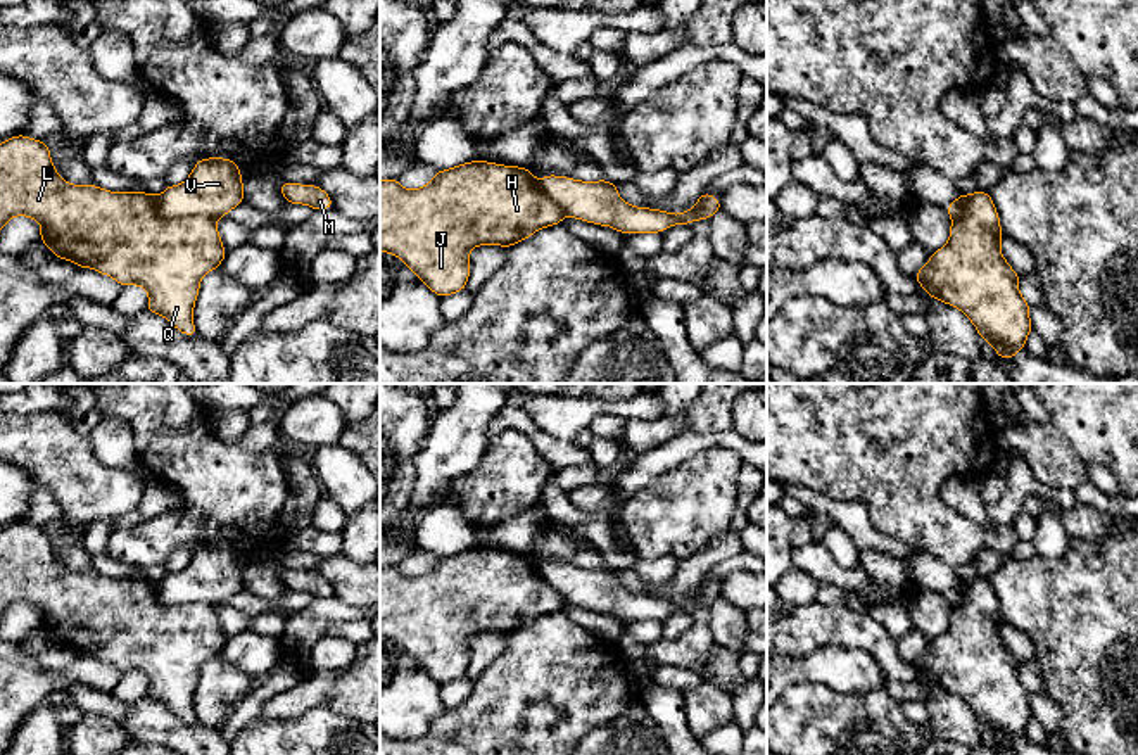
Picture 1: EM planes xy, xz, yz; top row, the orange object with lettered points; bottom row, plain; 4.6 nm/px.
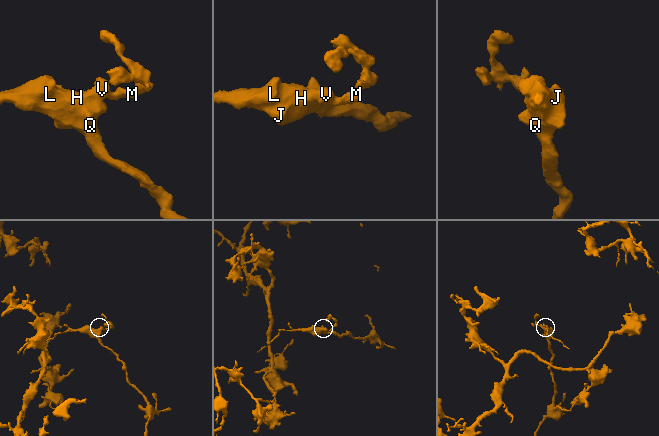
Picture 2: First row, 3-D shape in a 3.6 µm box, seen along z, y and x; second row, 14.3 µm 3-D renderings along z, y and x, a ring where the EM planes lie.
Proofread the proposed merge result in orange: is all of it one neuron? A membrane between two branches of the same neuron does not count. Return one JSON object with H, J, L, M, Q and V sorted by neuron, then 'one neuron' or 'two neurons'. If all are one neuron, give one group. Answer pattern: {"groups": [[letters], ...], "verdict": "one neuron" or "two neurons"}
{"groups": [["H", "J", "L", "Q"], ["M", "V"]], "verdict": "two neurons"}

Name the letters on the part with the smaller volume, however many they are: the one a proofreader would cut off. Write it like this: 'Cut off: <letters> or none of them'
Cut off: M, V

